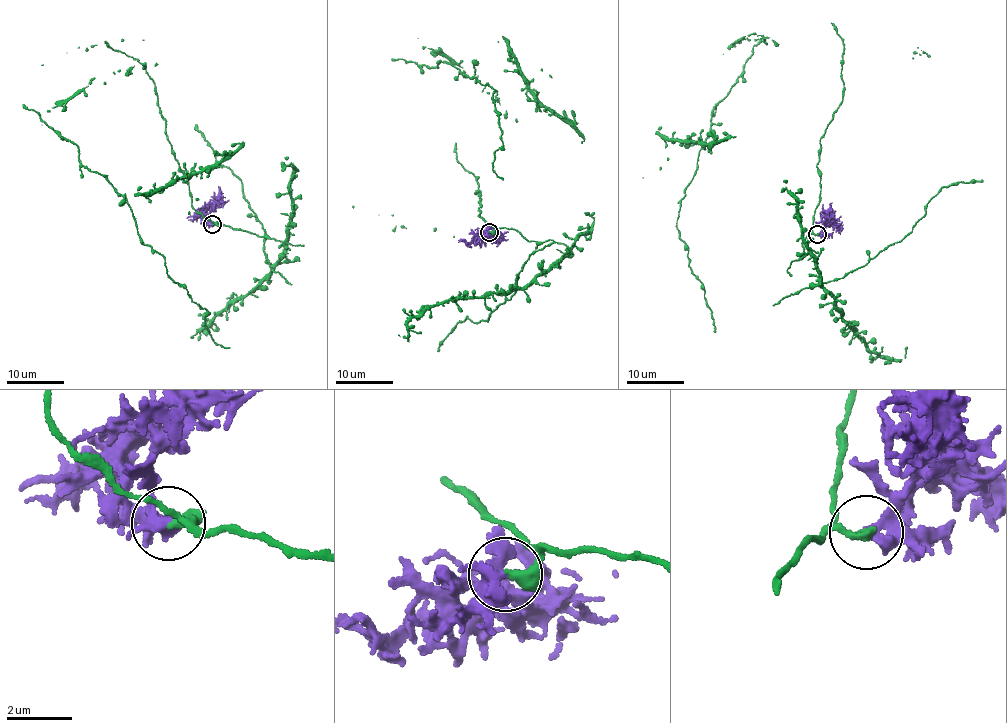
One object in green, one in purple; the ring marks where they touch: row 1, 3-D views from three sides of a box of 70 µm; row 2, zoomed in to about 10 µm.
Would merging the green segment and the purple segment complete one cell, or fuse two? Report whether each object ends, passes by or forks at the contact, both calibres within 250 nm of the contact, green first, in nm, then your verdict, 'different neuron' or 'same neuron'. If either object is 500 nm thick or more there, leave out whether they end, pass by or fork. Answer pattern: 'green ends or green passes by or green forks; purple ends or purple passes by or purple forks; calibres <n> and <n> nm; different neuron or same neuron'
green ends; purple forks; calibres 340 and 260 nm; different neuron

